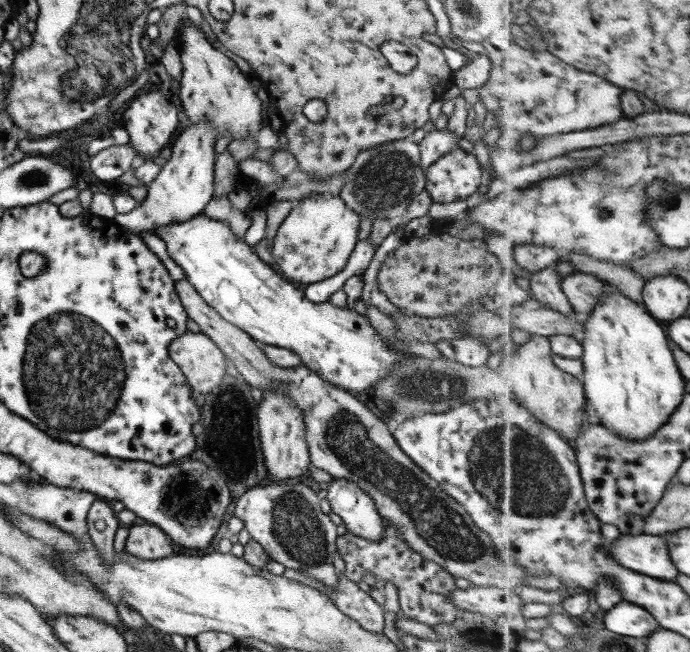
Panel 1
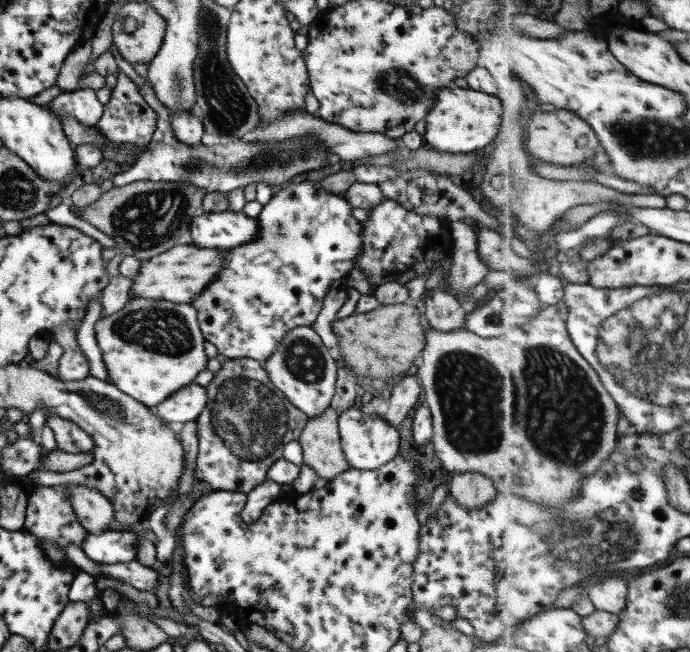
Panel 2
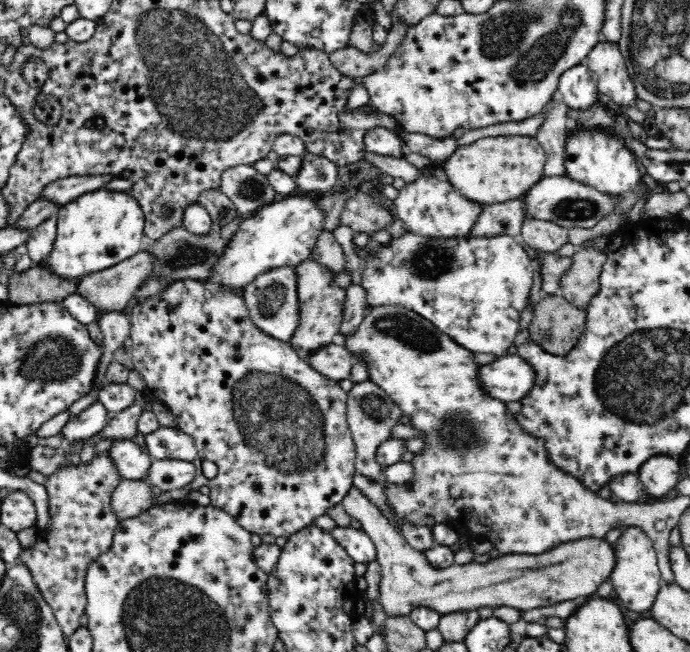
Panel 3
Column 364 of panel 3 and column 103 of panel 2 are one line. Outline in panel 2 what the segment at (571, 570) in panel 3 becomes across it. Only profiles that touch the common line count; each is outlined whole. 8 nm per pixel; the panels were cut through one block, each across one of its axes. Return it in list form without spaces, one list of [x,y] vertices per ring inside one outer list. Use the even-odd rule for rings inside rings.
[[[66,484],[71,494],[71,501],[78,519],[78,523],[87,531],[87,535],[98,535],[110,531],[110,523],[114,518],[114,509],[110,500],[95,488],[88,488],[83,484]]]

